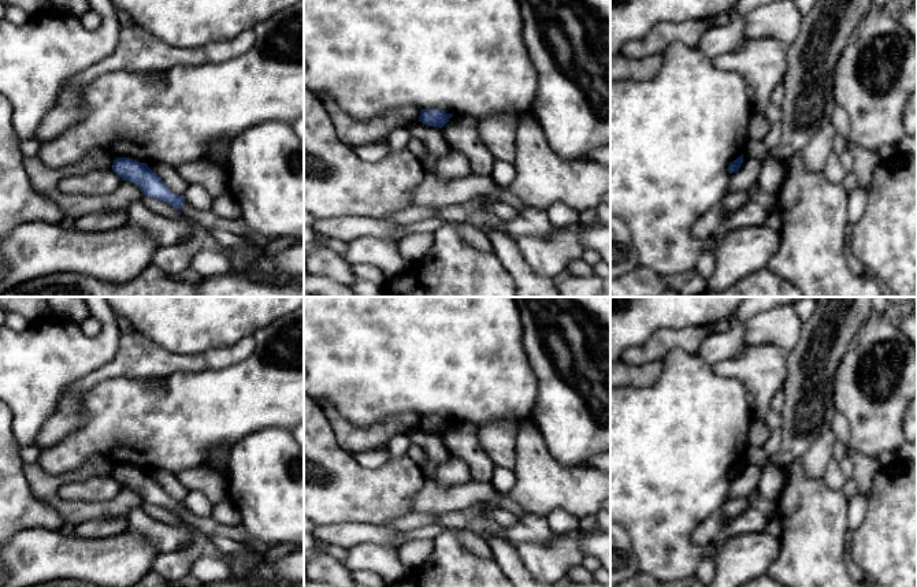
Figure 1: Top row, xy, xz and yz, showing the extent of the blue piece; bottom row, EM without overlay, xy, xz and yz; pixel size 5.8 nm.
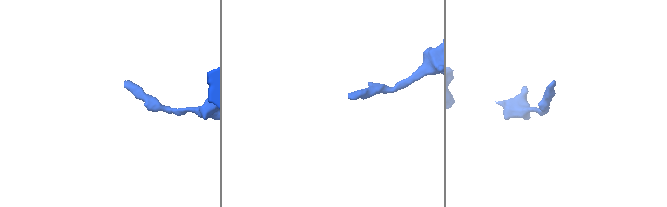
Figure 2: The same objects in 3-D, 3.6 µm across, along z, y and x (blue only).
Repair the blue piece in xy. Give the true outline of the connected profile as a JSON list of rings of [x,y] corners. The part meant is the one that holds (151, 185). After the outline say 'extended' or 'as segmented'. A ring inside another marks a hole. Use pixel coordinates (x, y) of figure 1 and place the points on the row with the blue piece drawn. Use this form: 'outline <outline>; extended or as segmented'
outline [[[116,157],[112,164],[112,171],[116,172],[122,181],[135,183],[144,196],[164,201],[177,211],[179,211],[181,205],[186,201],[183,196],[172,193],[146,163],[140,163],[130,157]]]; as segmented

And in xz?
outline [[[420,109],[419,122],[442,129],[452,116],[453,114],[446,114],[442,109]]]; as segmented

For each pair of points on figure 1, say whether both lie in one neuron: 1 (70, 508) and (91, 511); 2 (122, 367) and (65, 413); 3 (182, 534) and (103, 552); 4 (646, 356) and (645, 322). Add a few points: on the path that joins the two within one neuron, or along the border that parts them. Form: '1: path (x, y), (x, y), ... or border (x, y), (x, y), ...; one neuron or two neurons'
1: path (75, 511), (85, 511); one neuron
2: path (106, 372), (92, 378), (73, 397); one neuron
3: border (126, 530), (140, 534), (159, 553); two neurons
4: border (676, 329), (659, 329), (645, 342), (624, 350); two neurons

